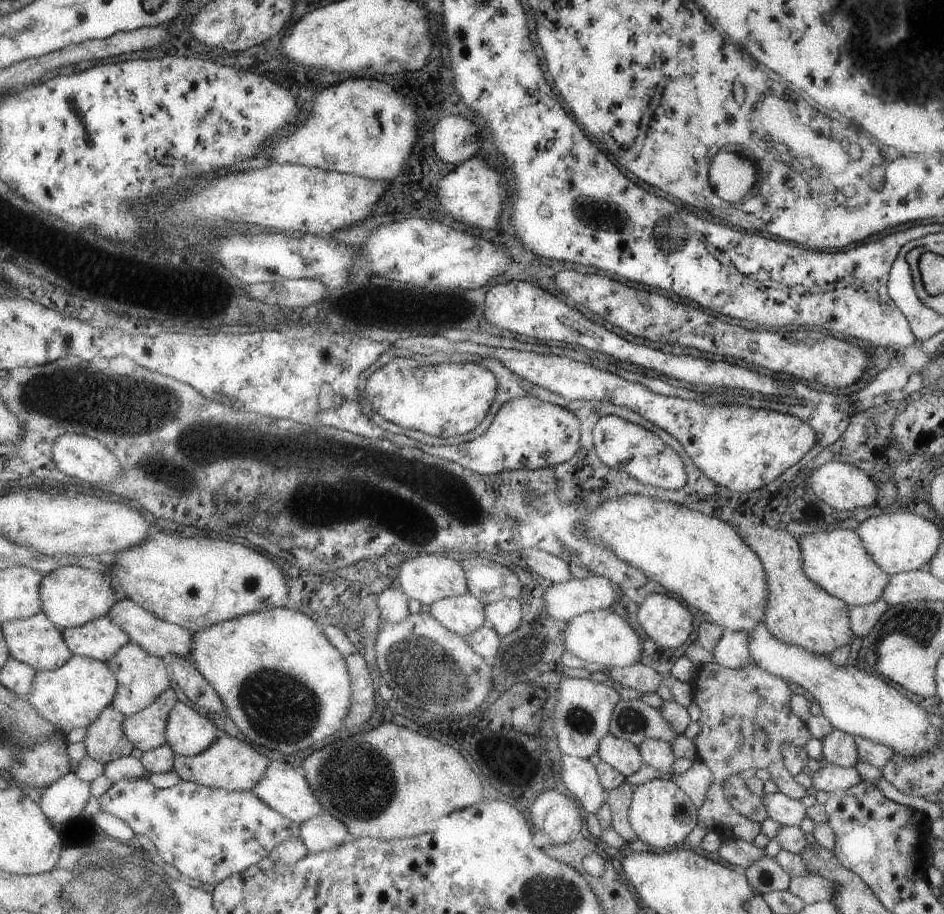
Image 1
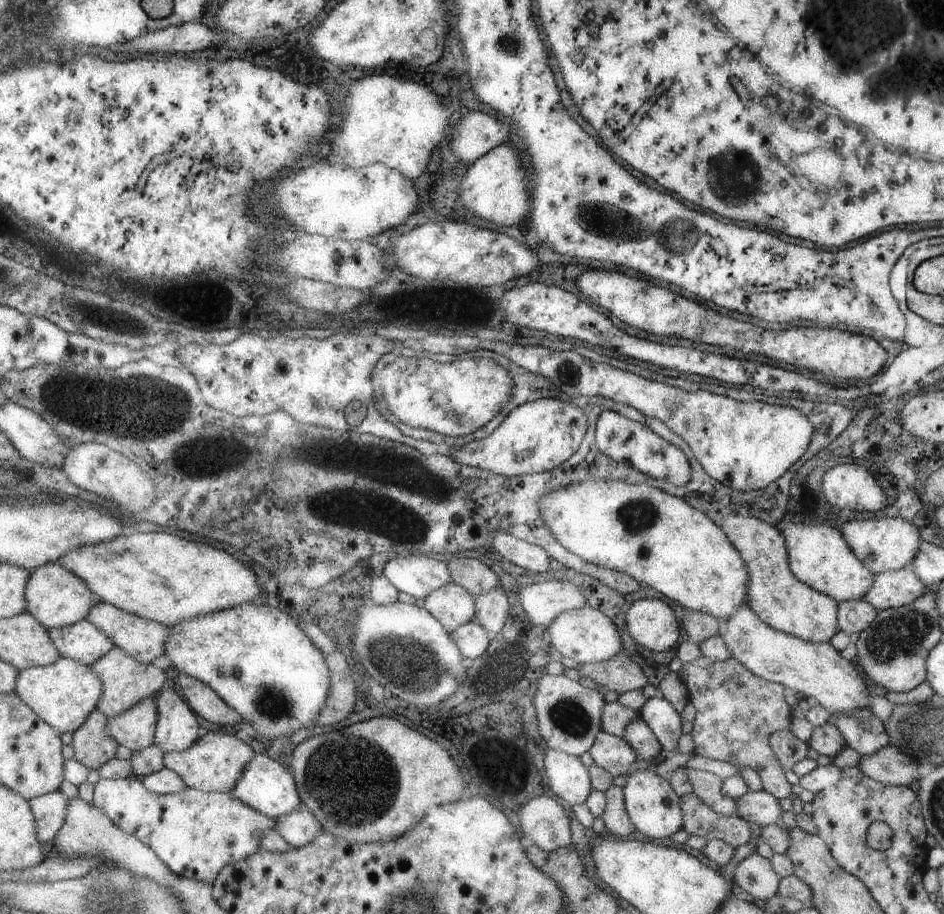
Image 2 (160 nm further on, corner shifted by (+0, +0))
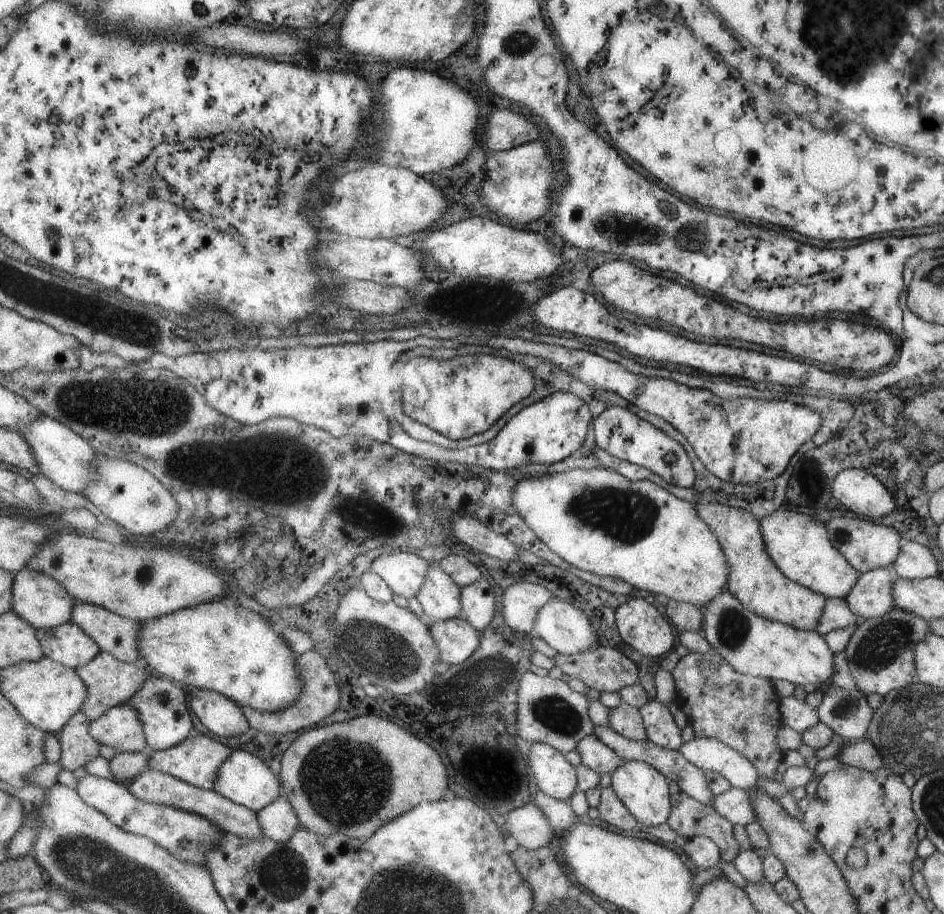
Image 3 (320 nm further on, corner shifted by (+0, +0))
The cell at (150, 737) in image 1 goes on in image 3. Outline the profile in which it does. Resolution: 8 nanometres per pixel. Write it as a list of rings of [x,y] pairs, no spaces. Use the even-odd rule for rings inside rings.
[[[121,704],[110,708],[90,725],[90,734],[101,745],[108,745],[118,752],[143,753],[150,750],[145,724],[133,704]]]

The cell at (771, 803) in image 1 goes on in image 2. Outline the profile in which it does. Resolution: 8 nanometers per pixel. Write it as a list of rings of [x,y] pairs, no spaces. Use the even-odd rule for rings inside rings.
[[[749,791],[735,799],[735,816],[758,827],[780,823],[777,798],[764,791]]]

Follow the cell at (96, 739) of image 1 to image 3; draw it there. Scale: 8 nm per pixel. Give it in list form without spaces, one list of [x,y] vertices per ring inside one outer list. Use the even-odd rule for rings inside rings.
[[[82,712],[72,717],[66,728],[56,737],[62,748],[60,764],[71,773],[77,768],[84,767],[87,762],[99,758],[101,742],[90,734],[89,718]]]

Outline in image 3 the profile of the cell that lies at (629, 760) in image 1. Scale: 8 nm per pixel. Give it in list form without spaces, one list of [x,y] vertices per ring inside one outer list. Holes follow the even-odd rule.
[[[595,734],[579,740],[574,750],[581,757],[581,765],[591,768],[597,774],[611,774],[623,760],[603,742],[595,738]]]

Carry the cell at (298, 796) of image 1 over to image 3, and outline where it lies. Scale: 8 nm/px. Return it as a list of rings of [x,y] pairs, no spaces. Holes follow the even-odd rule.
[[[233,750],[228,760],[225,760],[223,768],[219,768],[215,791],[234,804],[245,806],[255,813],[259,812],[279,796],[279,782],[273,778],[271,772],[273,772],[271,768],[265,766],[261,759],[248,752]]]

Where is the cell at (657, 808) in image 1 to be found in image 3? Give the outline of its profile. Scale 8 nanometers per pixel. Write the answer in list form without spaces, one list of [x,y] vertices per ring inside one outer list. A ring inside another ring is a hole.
[[[623,761],[609,775],[611,776],[610,786],[613,788],[615,796],[627,808],[627,812],[635,818],[635,822],[641,826],[645,826],[645,828],[666,823],[671,812],[669,803],[670,793],[668,781],[661,773],[643,762]]]

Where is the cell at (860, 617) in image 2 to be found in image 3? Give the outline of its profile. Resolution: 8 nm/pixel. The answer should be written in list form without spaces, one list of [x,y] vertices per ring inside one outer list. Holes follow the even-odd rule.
[[[826,598],[825,606],[821,610],[821,616],[815,624],[815,630],[817,634],[824,636],[831,632],[831,630],[845,630],[849,624],[853,624],[858,618],[857,614],[853,614],[845,600],[841,598]]]

